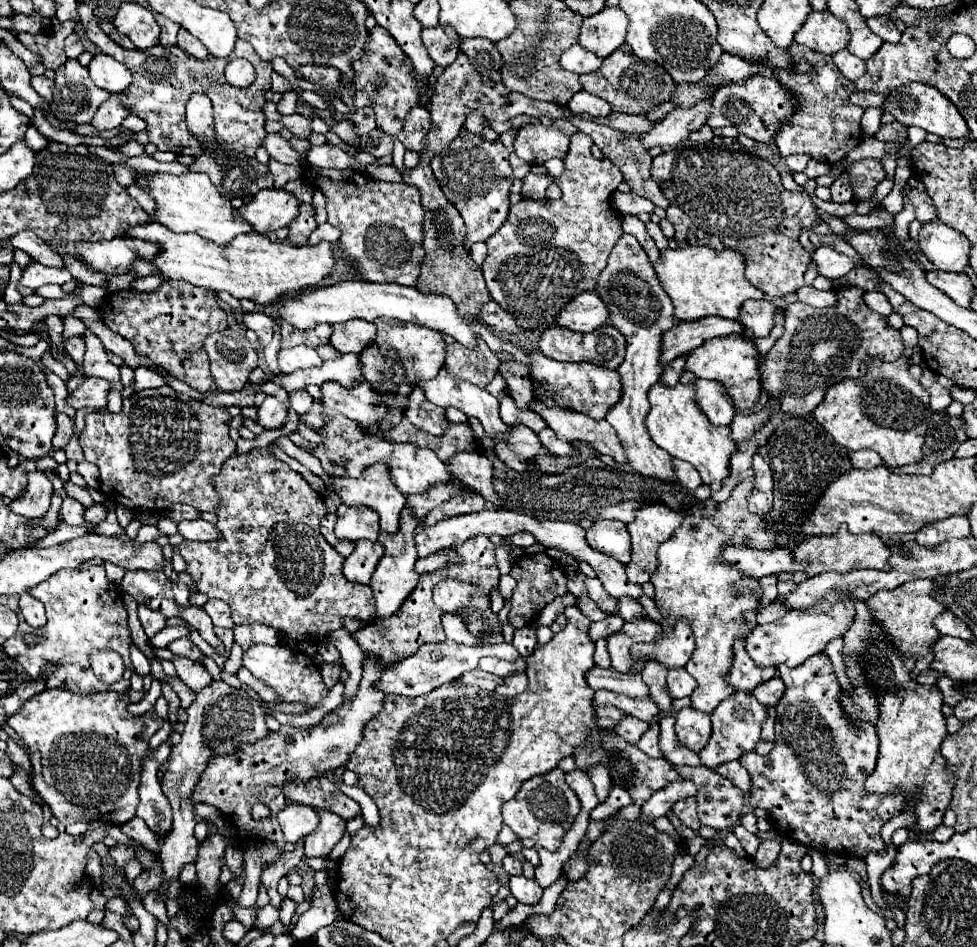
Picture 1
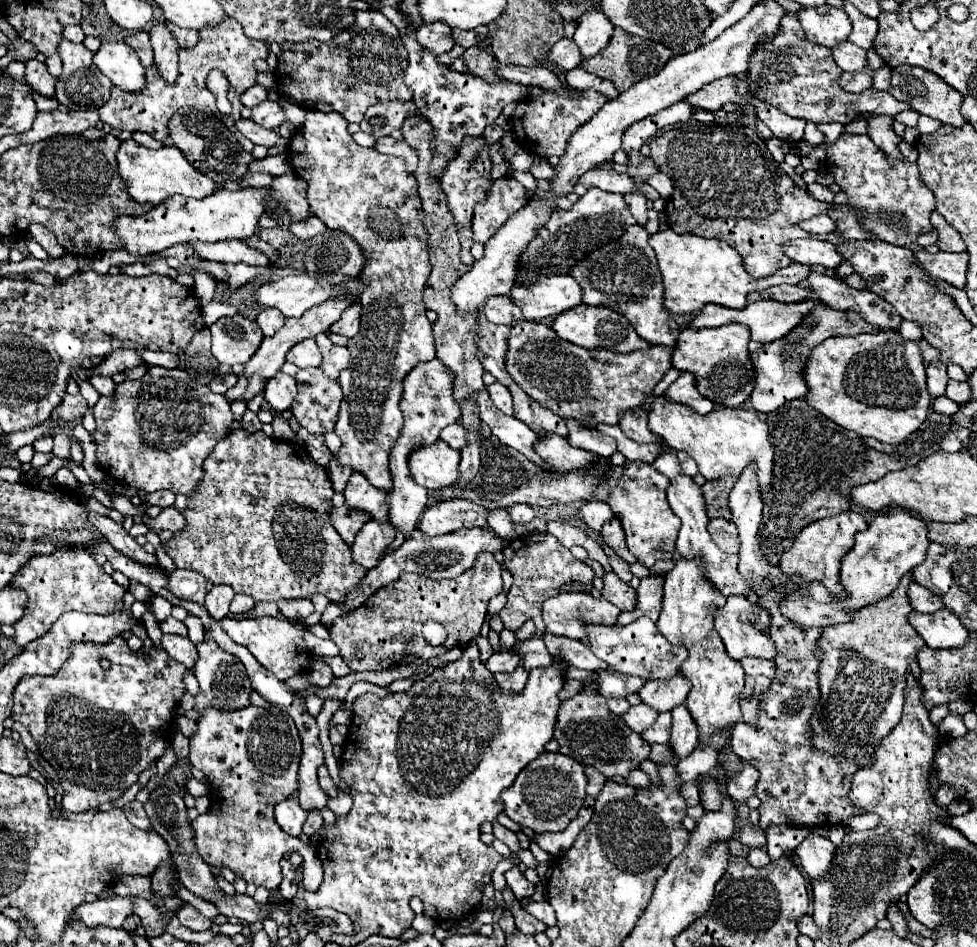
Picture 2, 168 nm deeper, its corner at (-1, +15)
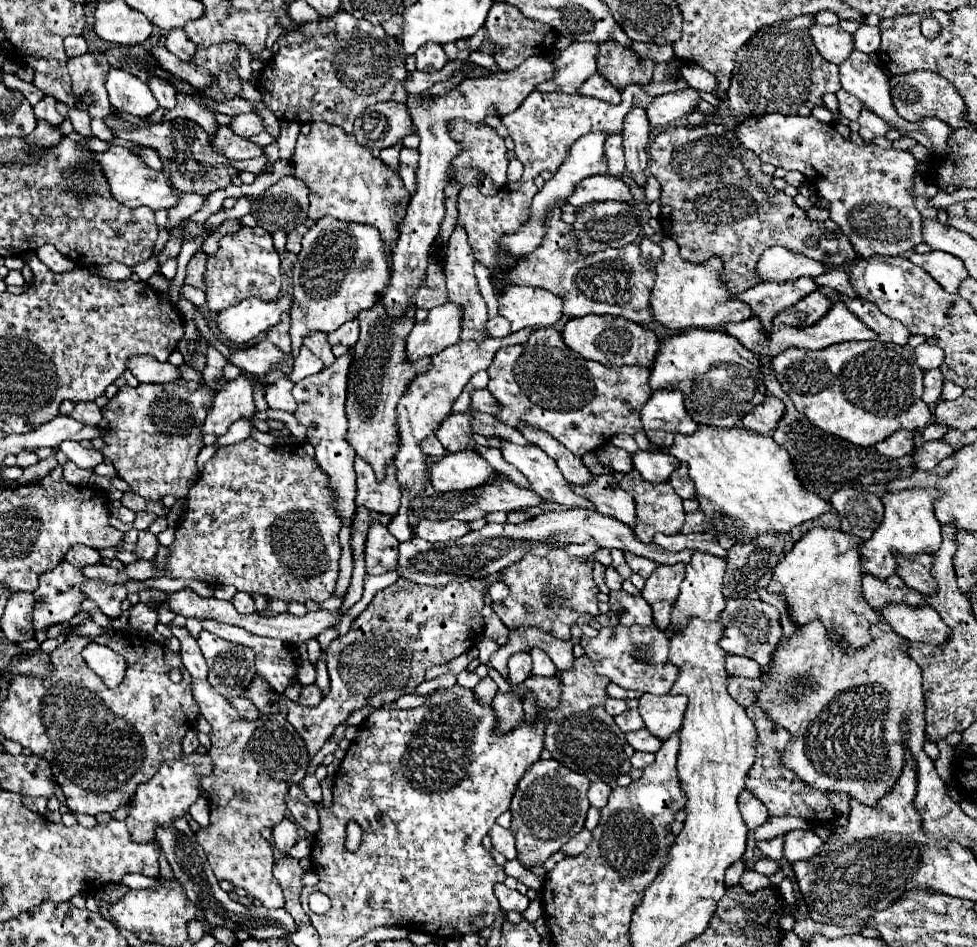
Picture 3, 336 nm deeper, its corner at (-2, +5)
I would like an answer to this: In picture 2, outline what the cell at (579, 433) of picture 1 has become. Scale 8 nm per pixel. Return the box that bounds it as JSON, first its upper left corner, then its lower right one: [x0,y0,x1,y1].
[592,424,662,464]

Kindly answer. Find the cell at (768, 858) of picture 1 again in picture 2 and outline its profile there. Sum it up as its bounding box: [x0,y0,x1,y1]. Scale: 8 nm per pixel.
[748,848,770,868]

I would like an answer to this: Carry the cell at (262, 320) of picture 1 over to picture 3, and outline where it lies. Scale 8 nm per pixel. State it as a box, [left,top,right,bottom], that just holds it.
[267,314,291,354]

